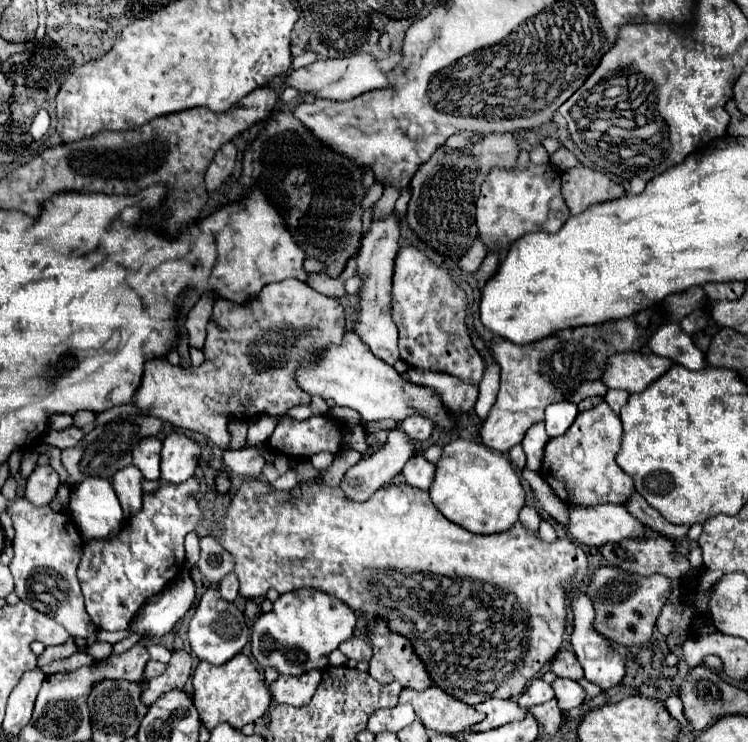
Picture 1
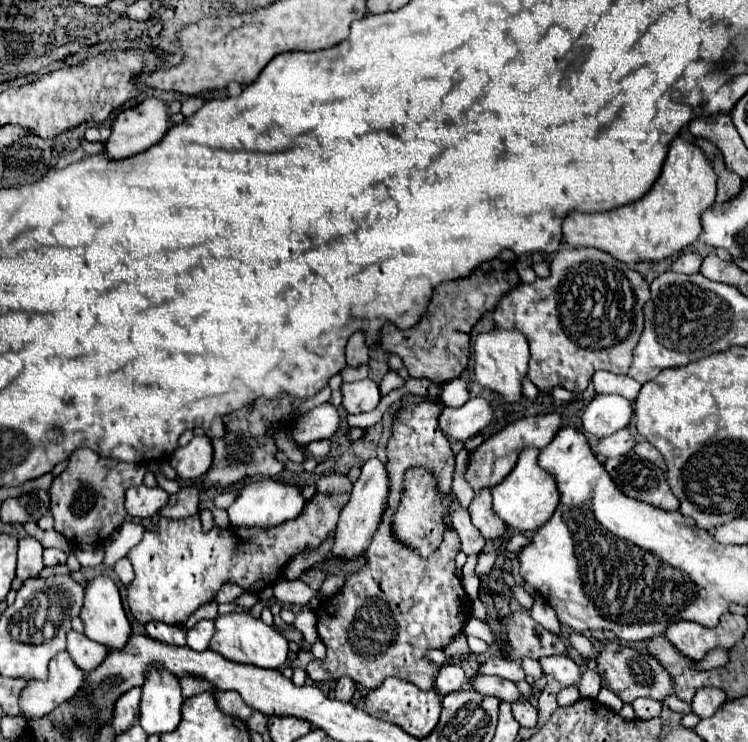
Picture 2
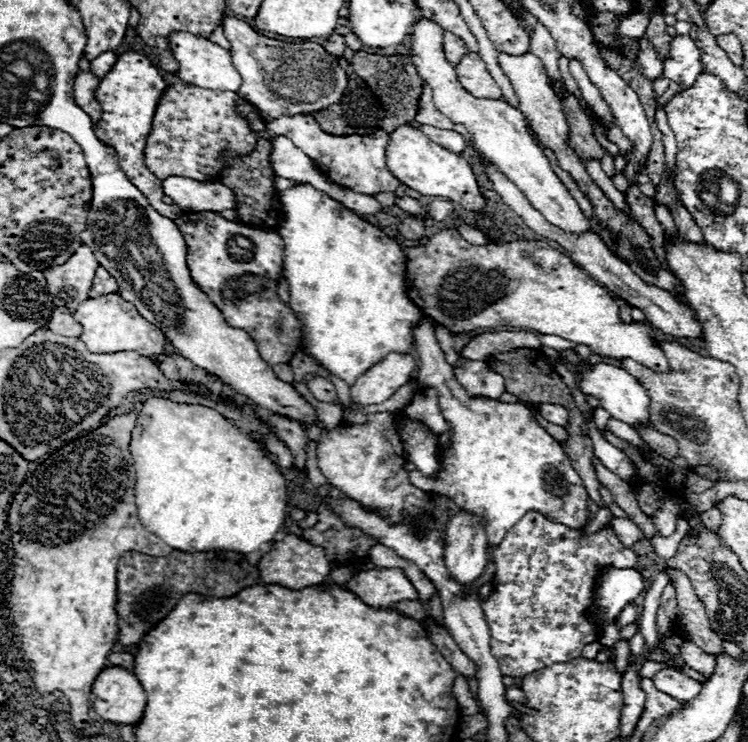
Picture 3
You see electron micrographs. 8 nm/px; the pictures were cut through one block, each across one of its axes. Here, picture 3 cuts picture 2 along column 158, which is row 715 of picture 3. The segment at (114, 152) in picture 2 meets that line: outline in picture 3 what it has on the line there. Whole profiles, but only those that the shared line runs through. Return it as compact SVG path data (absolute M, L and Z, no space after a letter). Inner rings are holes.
M120 666L102 668L92 686L94 710L108 722L132 726L142 718L146 692L138 678Z

